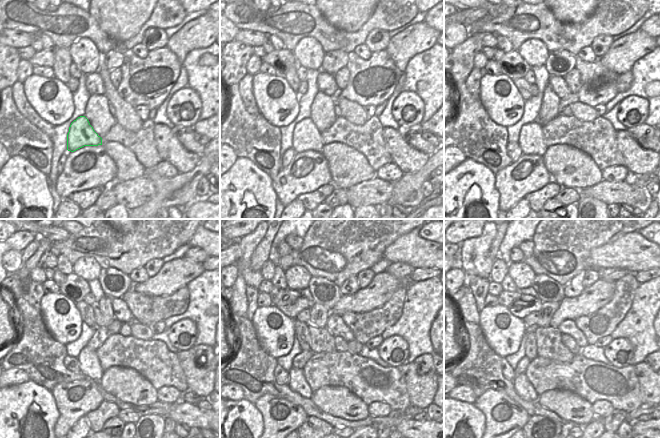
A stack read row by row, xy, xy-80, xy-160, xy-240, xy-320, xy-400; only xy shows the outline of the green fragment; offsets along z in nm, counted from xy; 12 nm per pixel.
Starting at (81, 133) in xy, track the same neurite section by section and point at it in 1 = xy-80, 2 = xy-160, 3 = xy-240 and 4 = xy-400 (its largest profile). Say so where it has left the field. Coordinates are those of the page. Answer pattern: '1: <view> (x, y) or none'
1: xy-80 (306, 136)
2: xy-160 (531, 140)
3: xy-240 (87, 362)
4: xy-400 (522, 385)

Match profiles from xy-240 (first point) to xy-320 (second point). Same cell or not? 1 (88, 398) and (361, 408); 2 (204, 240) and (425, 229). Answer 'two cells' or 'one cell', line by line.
1: two cells
2: two cells

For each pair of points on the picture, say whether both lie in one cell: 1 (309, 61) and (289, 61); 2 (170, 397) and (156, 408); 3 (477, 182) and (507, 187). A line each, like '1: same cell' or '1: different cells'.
1: same cell
2: same cell
3: different cells

